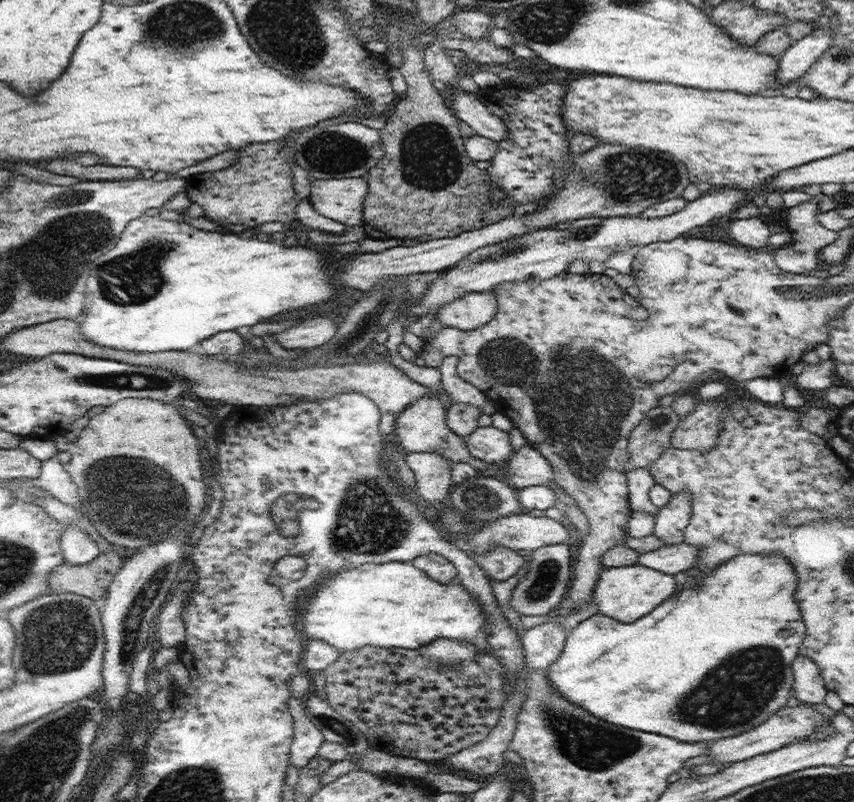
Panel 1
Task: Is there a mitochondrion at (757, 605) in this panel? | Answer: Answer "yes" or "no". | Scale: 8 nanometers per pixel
no

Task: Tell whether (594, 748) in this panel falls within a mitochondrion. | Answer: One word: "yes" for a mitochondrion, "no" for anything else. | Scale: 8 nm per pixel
yes

